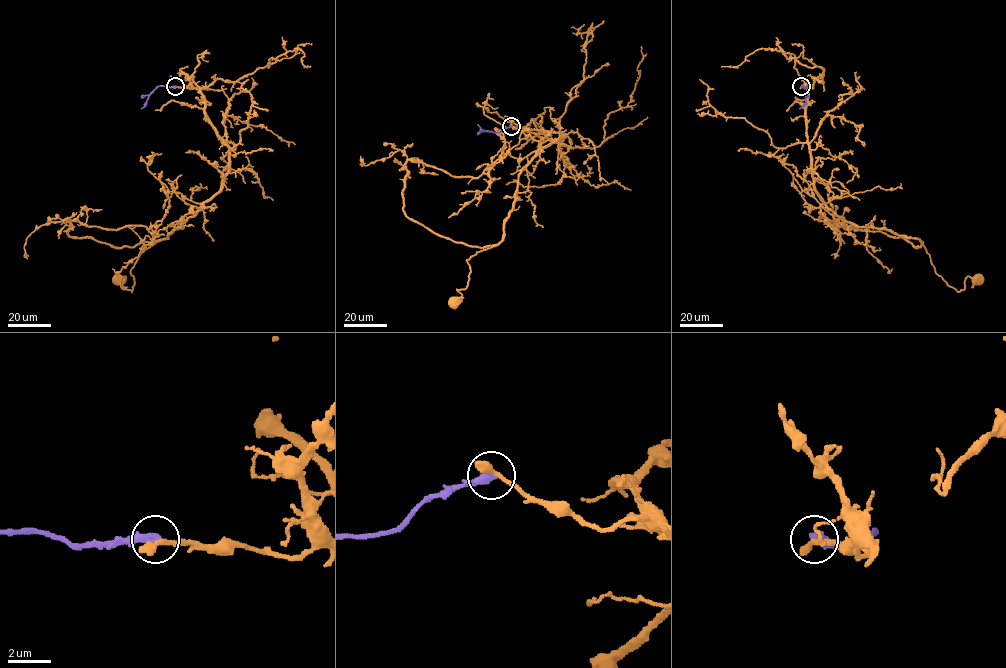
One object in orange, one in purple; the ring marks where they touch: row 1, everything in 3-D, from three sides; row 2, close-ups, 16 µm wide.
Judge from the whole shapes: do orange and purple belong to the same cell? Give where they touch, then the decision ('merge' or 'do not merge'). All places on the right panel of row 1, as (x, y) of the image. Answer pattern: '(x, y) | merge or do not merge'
(801, 86) | do not merge

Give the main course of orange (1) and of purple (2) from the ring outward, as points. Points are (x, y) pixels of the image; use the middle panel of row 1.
1: (511, 126), (564, 136), (522, 170), (503, 239), (467, 260), (468, 285), (456, 290), (462, 298), (454, 304)
2: (511, 126), (494, 132), (482, 130), (477, 124)

